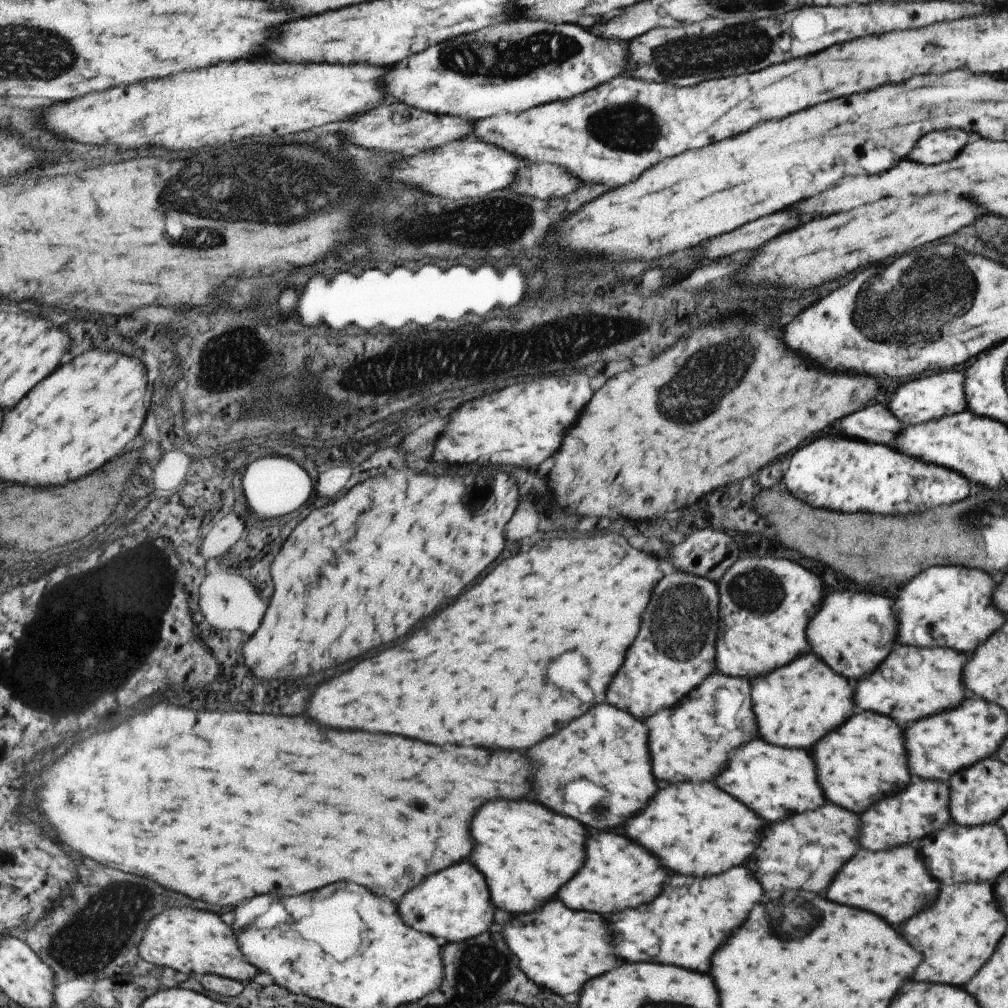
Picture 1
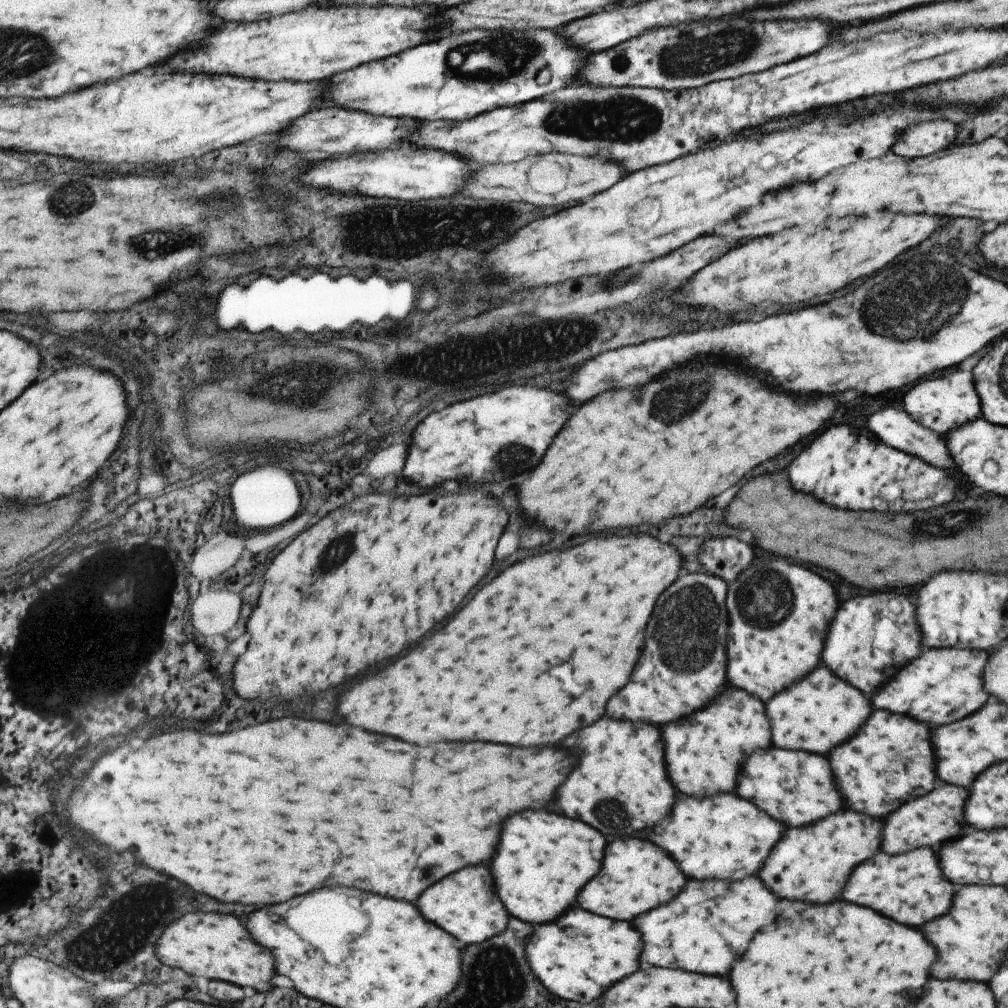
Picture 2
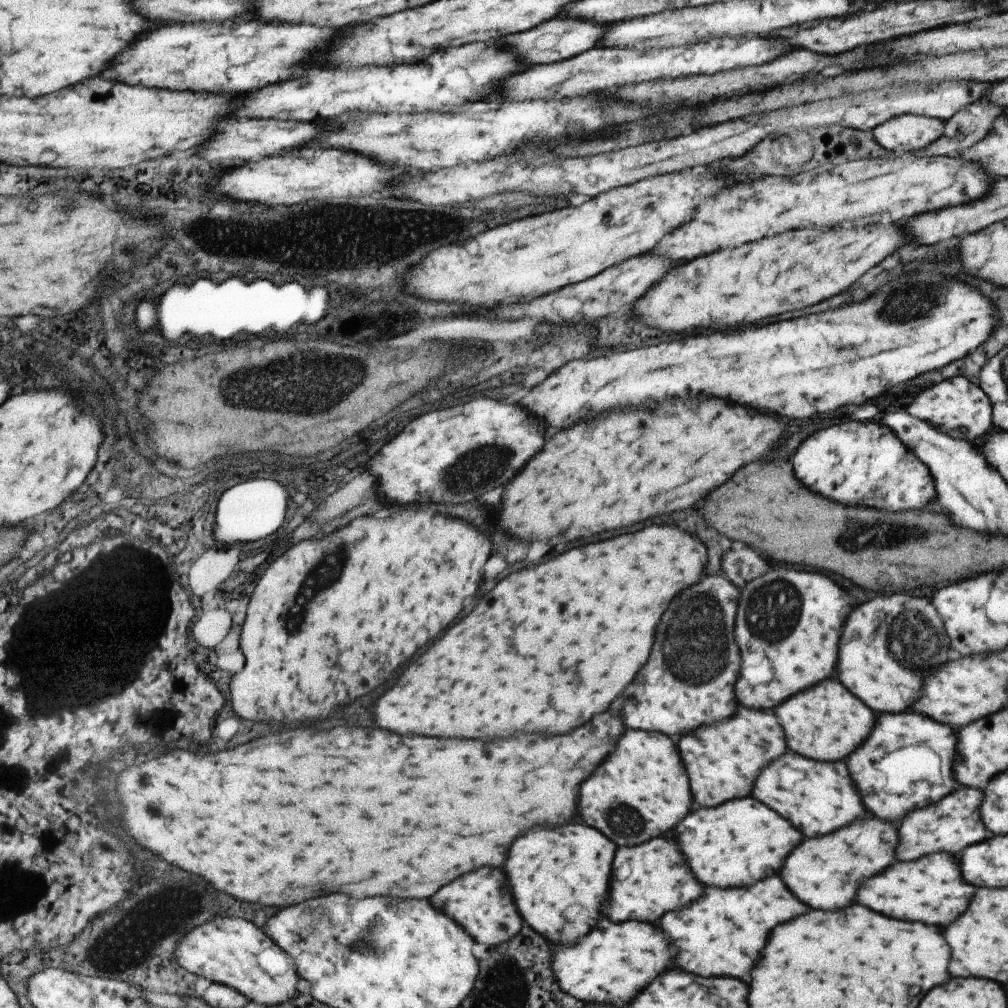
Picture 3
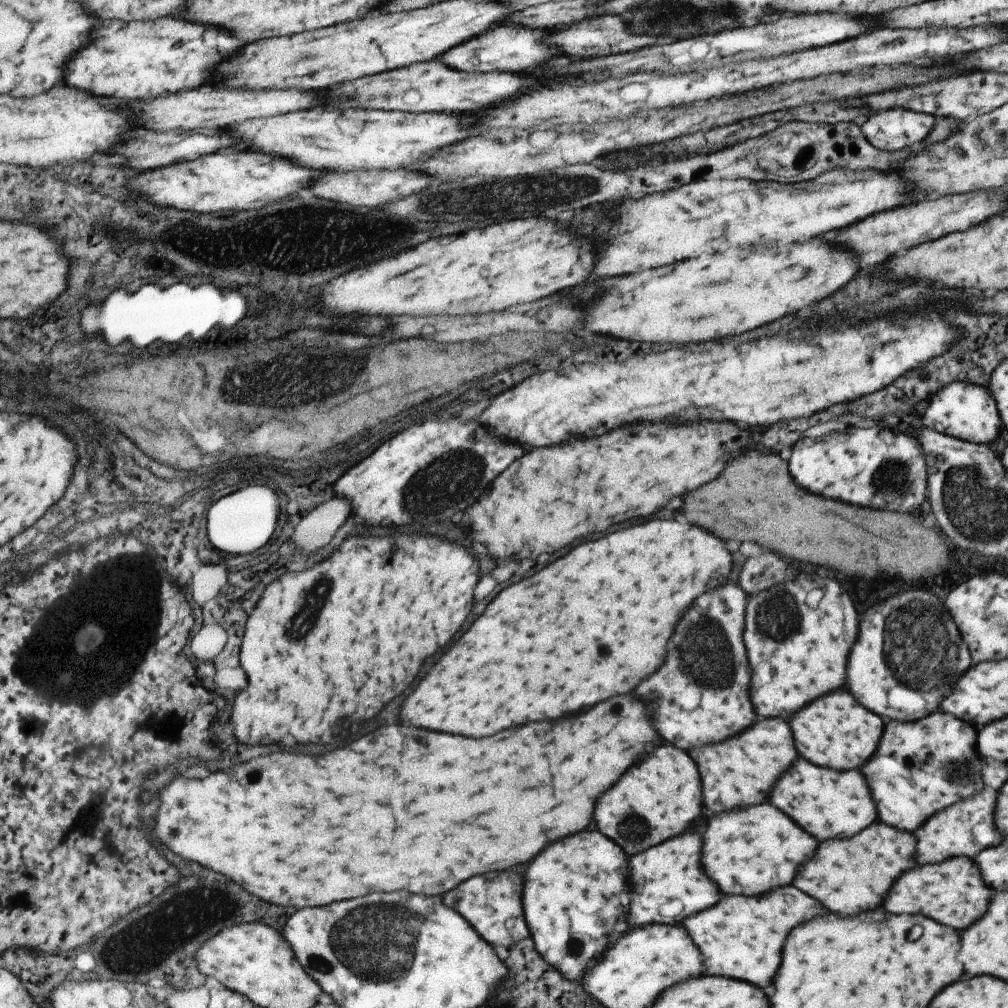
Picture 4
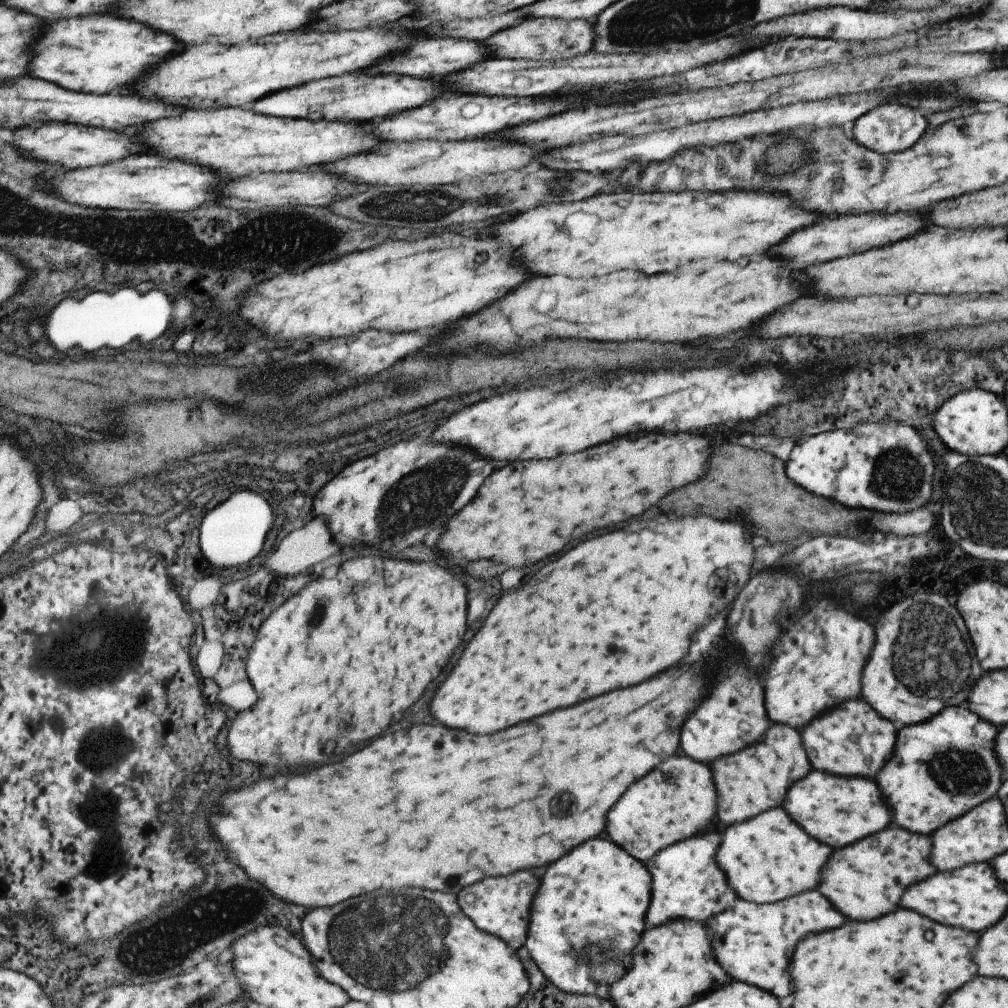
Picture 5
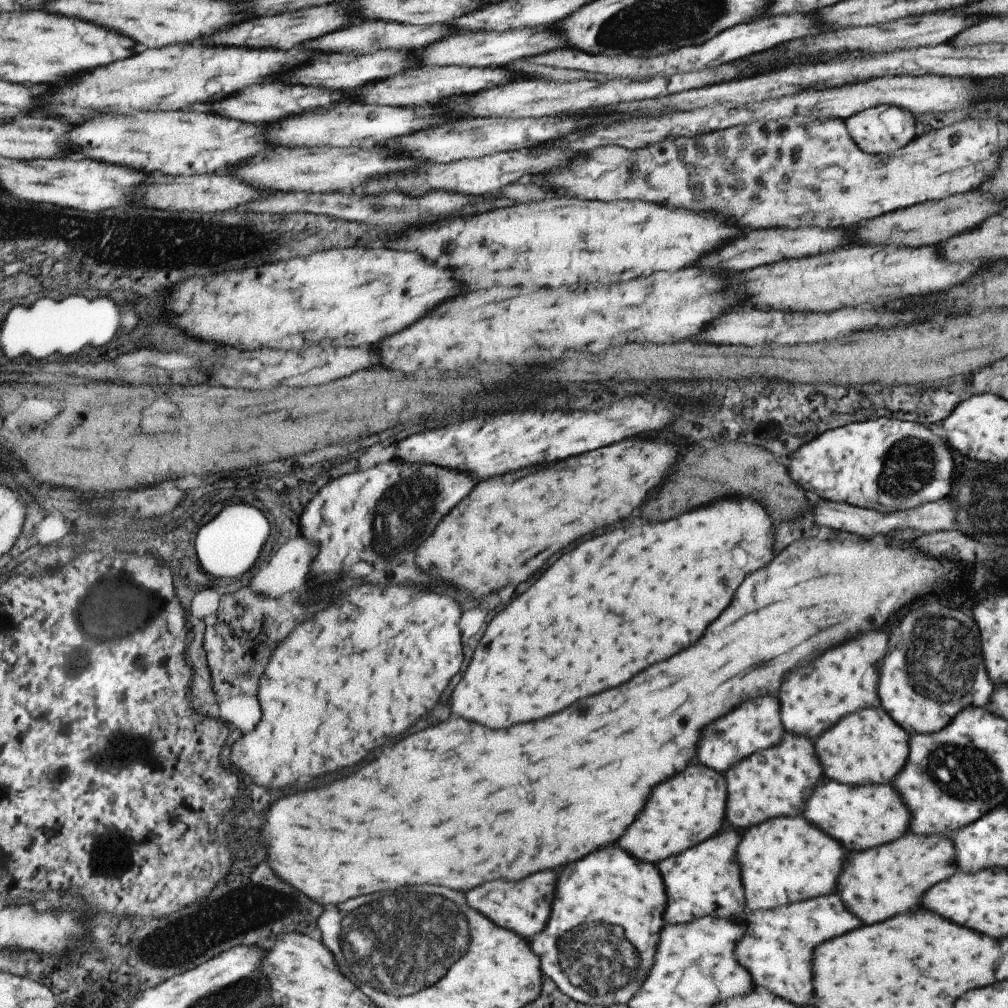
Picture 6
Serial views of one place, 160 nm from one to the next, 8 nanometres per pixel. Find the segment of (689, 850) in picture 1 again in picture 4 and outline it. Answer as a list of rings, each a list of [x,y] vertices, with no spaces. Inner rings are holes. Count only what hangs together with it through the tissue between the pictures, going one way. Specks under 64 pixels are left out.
[[[759,804],[755,808],[723,812],[719,816],[713,816],[705,830],[705,844],[703,844],[700,863],[703,864],[705,874],[719,886],[723,894],[759,896],[771,888],[791,884],[799,866],[813,856],[815,846],[817,842],[809,834],[805,834],[795,822],[791,822],[783,812],[779,812],[775,806]]]

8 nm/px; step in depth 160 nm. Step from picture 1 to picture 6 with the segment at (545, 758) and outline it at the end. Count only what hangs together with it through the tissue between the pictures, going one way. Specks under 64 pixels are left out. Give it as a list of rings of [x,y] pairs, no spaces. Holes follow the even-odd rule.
[[[687,766],[679,776],[665,780],[651,792],[647,808],[619,838],[619,848],[633,858],[653,863],[678,855],[683,850],[703,842],[721,828],[725,814],[725,779],[711,768]]]

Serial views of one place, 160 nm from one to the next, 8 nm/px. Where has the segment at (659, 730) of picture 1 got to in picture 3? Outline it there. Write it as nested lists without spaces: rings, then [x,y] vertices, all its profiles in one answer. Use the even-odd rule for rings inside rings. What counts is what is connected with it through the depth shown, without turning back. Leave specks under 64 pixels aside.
[[[737,702],[735,704],[735,716],[713,724],[711,728],[697,728],[697,736],[695,732],[689,732],[677,742],[677,750],[687,768],[693,800],[699,806],[717,806],[733,798],[743,798],[745,794],[749,796],[759,770],[781,756],[787,748],[783,730],[772,711],[748,709]]]

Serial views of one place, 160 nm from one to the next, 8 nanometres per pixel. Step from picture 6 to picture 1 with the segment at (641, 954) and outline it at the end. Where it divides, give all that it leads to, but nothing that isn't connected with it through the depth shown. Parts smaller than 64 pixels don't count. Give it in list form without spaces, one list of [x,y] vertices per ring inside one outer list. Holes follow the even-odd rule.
[[[487,802],[471,820],[475,852],[471,864],[482,872],[491,902],[511,914],[533,912],[555,896],[583,864],[585,828],[567,816],[559,816],[535,802]]]

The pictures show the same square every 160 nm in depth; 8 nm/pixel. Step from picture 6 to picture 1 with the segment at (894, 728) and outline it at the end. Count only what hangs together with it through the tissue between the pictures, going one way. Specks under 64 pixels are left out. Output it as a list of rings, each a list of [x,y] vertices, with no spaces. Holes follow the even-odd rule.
[[[813,654],[799,656],[791,664],[763,678],[755,678],[749,684],[751,684],[751,700],[753,700],[753,712],[755,712],[759,736],[769,744],[775,744],[781,748],[811,748],[821,736],[841,726],[843,720],[847,720],[853,714],[853,686],[849,684],[849,680],[831,672]]]

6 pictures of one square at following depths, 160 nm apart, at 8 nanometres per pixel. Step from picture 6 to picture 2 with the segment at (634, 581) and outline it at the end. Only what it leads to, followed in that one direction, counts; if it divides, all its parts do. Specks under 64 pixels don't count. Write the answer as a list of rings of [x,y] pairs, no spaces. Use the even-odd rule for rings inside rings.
[[[639,534],[639,536],[607,536],[607,538],[591,538],[575,548],[569,550],[559,550],[559,552],[541,552],[541,554],[533,554],[509,568],[505,568],[497,578],[493,578],[491,582],[487,582],[479,592],[475,592],[475,596],[471,596],[471,600],[457,610],[449,622],[439,628],[437,632],[433,632],[429,638],[423,640],[423,644],[419,644],[419,648],[411,648],[411,652],[407,652],[407,656],[395,660],[393,664],[389,664],[387,668],[383,668],[379,674],[361,680],[357,686],[353,686],[347,694],[343,694],[343,706],[339,706],[339,712],[355,726],[359,728],[367,728],[369,732],[379,732],[379,734],[387,734],[387,736],[395,736],[413,744],[429,744],[429,742],[469,742],[469,740],[485,740],[485,742],[499,742],[499,744],[509,744],[509,746],[553,746],[559,744],[567,734],[575,732],[581,726],[593,724],[605,710],[607,700],[611,698],[611,694],[615,694],[621,686],[627,684],[629,674],[641,654],[643,648],[643,630],[647,624],[647,618],[655,606],[657,596],[667,588],[667,584],[671,584],[677,578],[677,572],[681,568],[681,558],[675,550],[675,546],[671,544],[661,544],[659,540],[655,540],[653,536],[647,534]],[[573,656],[577,656],[577,668],[585,670],[581,672],[581,676],[591,676],[593,684],[583,684],[583,694],[585,696],[571,696],[571,694],[555,694],[555,706],[553,708],[537,708],[537,702],[541,700],[533,700],[533,696],[529,698],[529,684],[535,684],[537,678],[545,672],[549,672],[555,664],[567,662]]]

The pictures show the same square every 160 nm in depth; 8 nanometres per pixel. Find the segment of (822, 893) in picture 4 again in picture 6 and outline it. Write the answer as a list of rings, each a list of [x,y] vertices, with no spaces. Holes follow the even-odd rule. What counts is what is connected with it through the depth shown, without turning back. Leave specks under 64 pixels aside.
[[[907,831],[899,840],[853,854],[853,858],[843,866],[839,876],[837,894],[845,908],[859,916],[863,924],[883,922],[895,914],[917,910],[921,896],[933,884],[947,880],[958,871],[955,862],[956,850],[949,836],[916,835]],[[953,852],[953,856],[951,856]],[[953,858],[953,862],[951,862]]]

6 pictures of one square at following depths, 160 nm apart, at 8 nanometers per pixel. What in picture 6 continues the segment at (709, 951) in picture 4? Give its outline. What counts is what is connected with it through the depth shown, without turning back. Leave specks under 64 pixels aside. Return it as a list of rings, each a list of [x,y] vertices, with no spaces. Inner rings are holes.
[[[829,894],[813,898],[799,904],[789,904],[765,911],[747,910],[737,915],[735,920],[741,923],[746,931],[743,938],[735,945],[736,960],[751,972],[755,986],[763,987],[771,994],[789,1000],[797,1006],[805,1006],[811,998],[811,952],[821,942],[855,930],[861,922],[845,910],[839,896]]]

